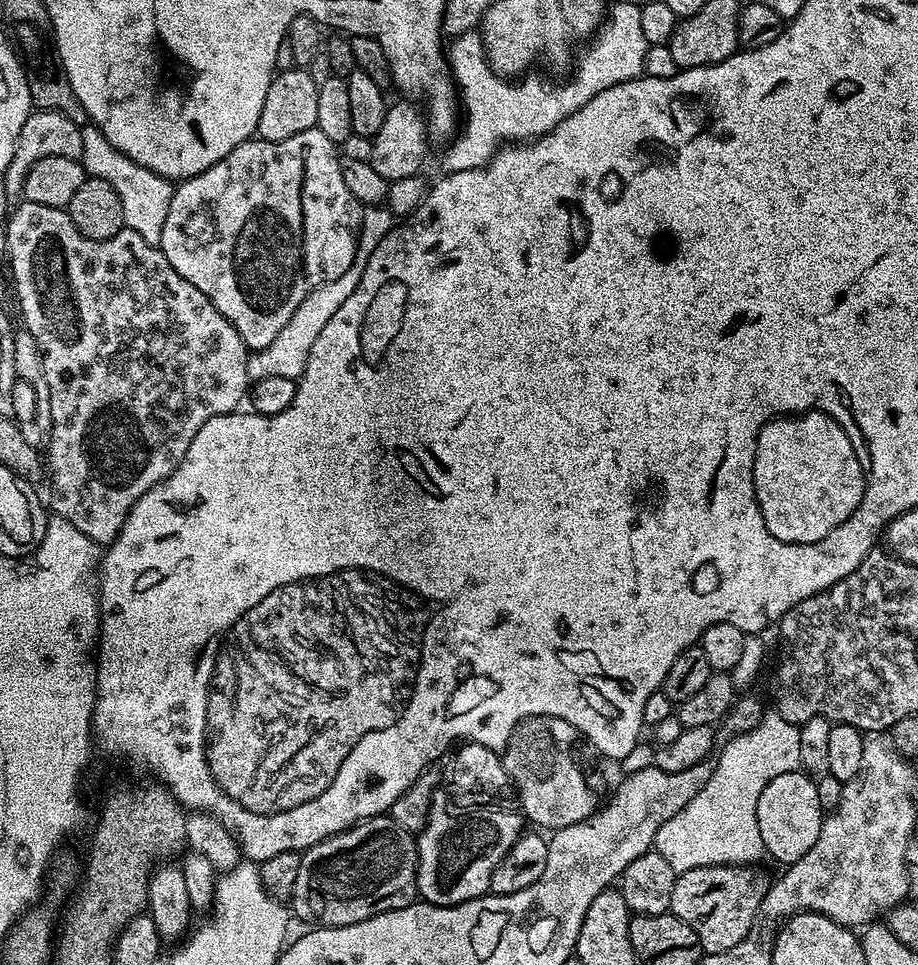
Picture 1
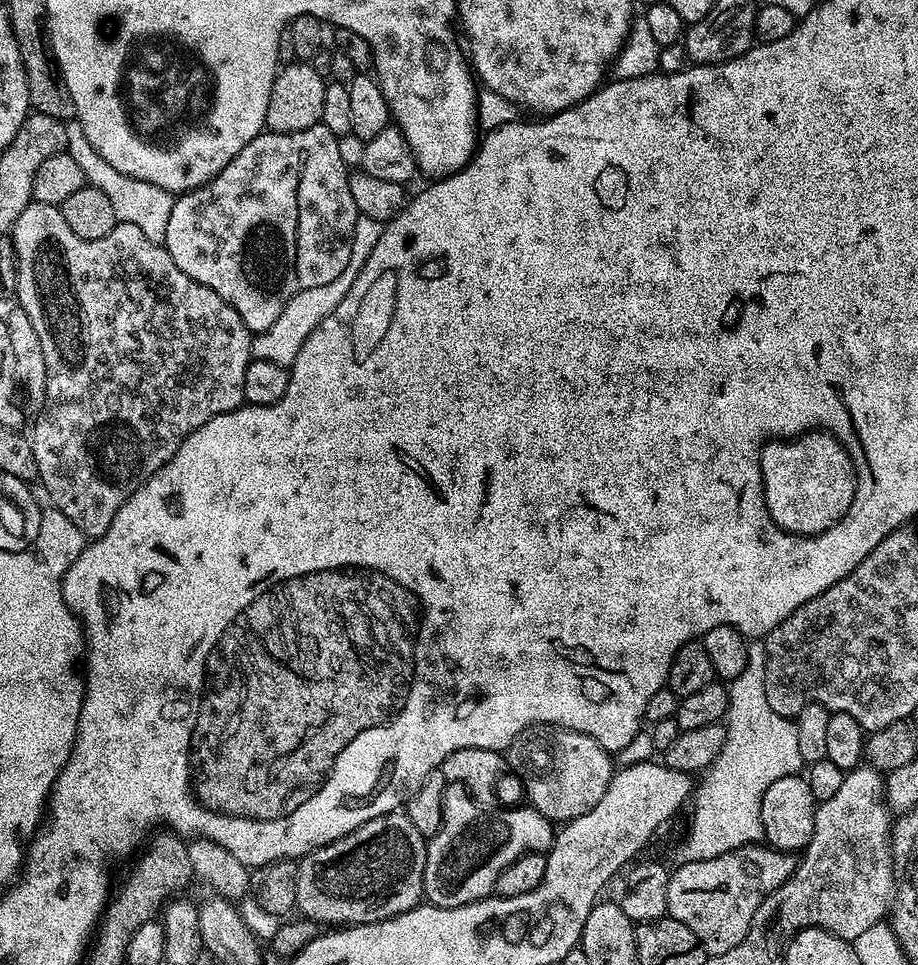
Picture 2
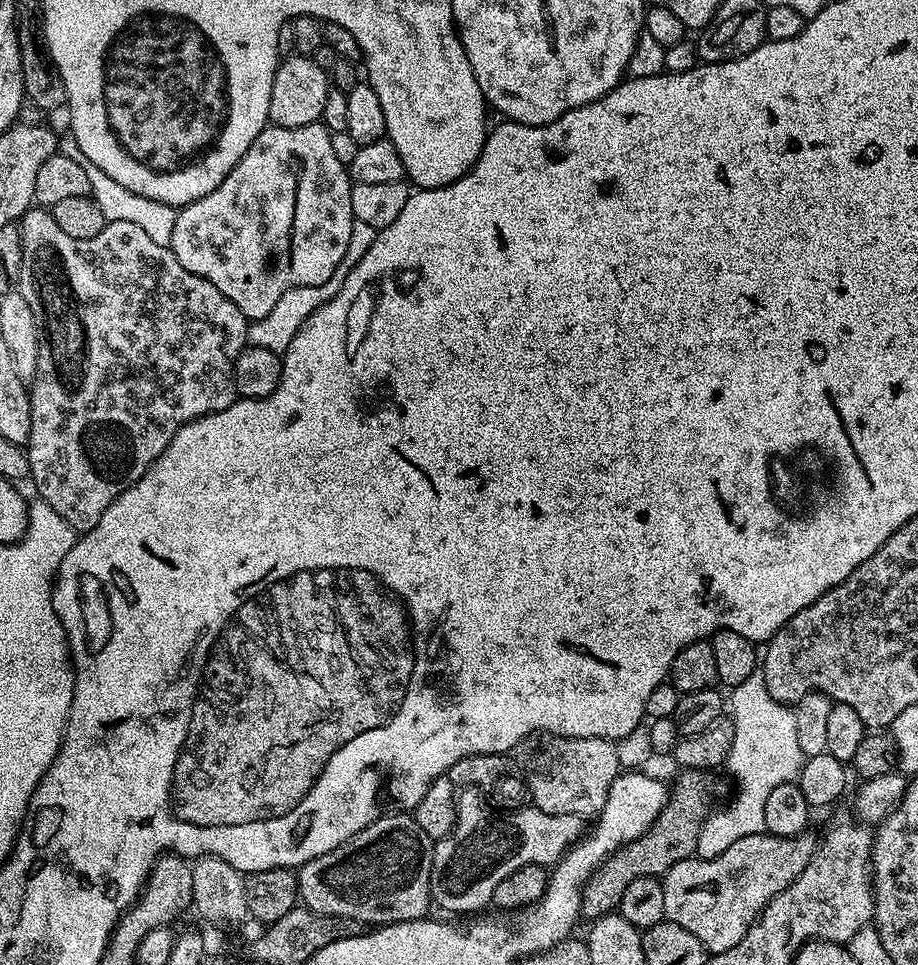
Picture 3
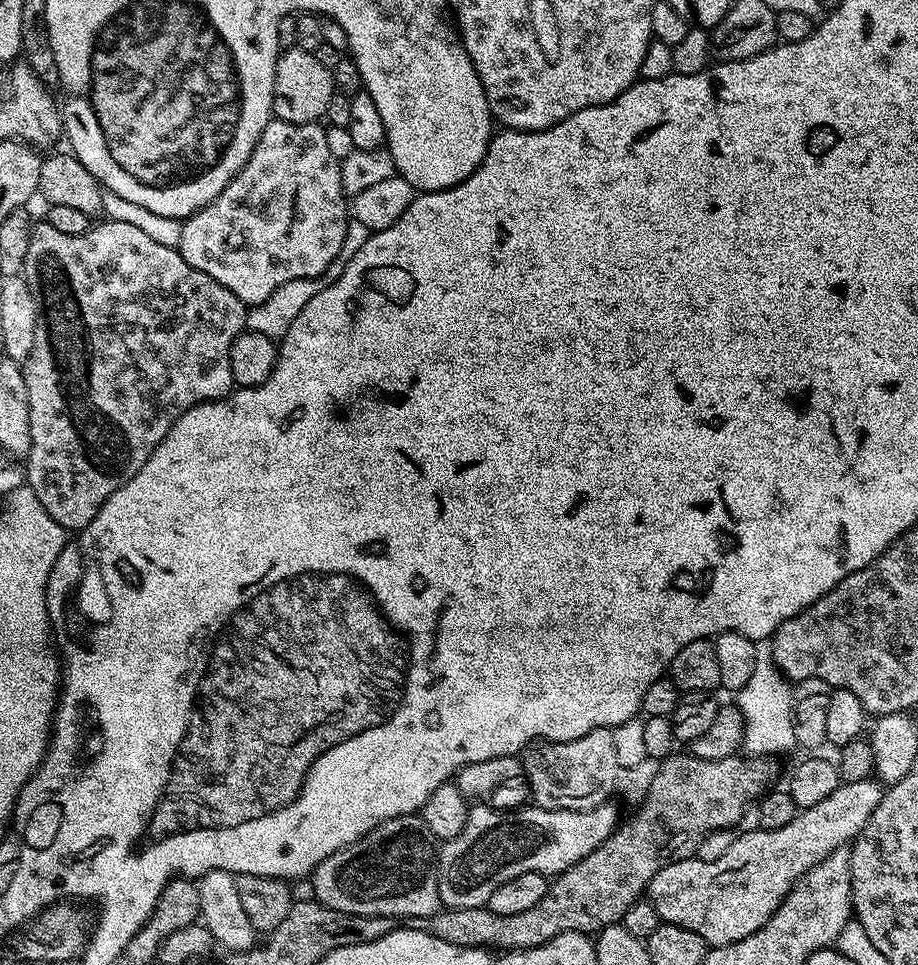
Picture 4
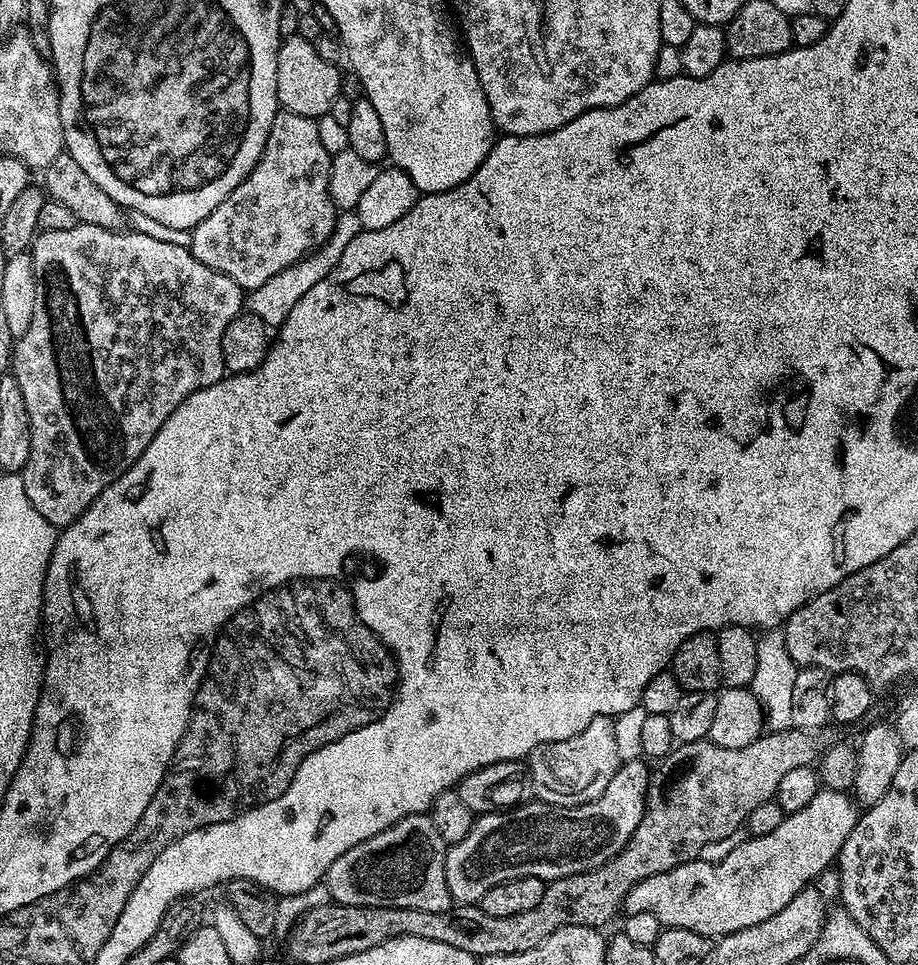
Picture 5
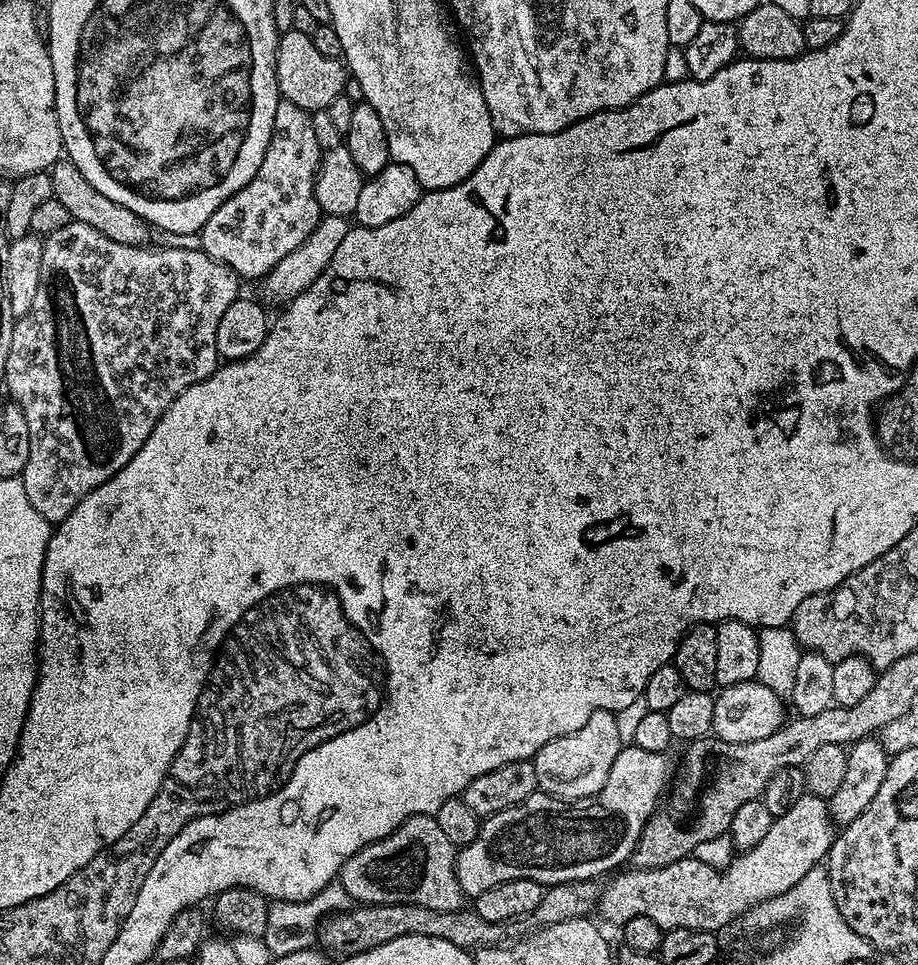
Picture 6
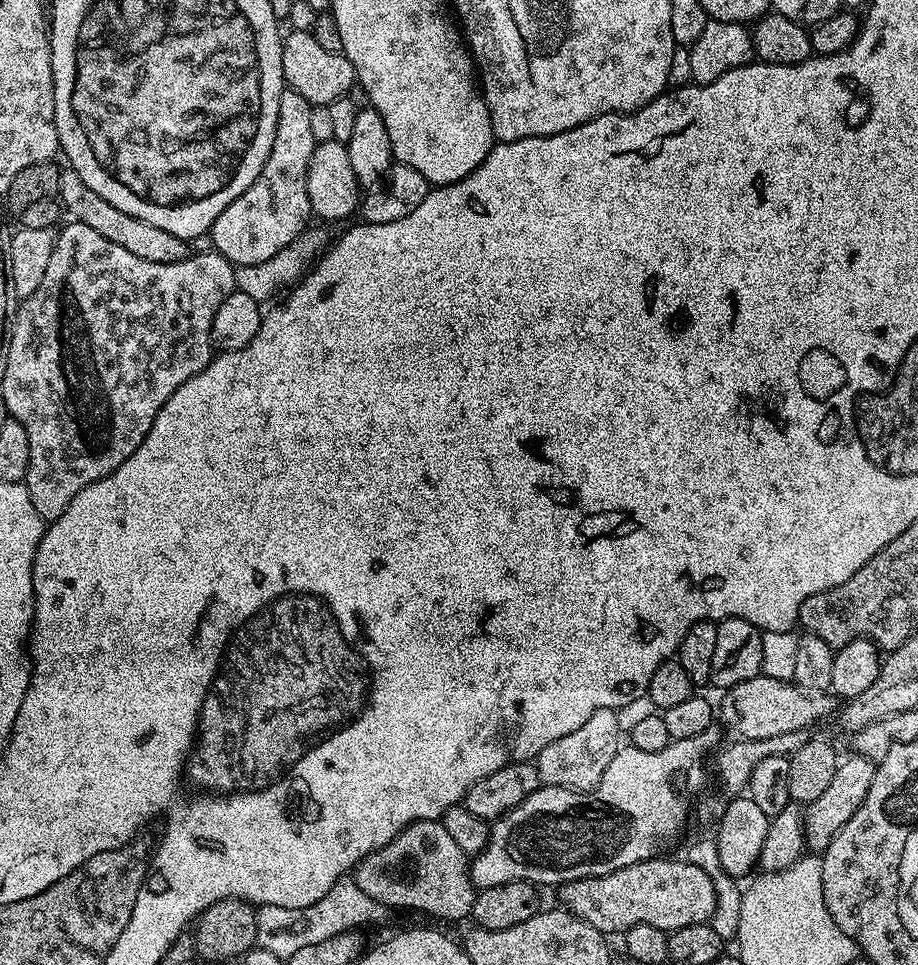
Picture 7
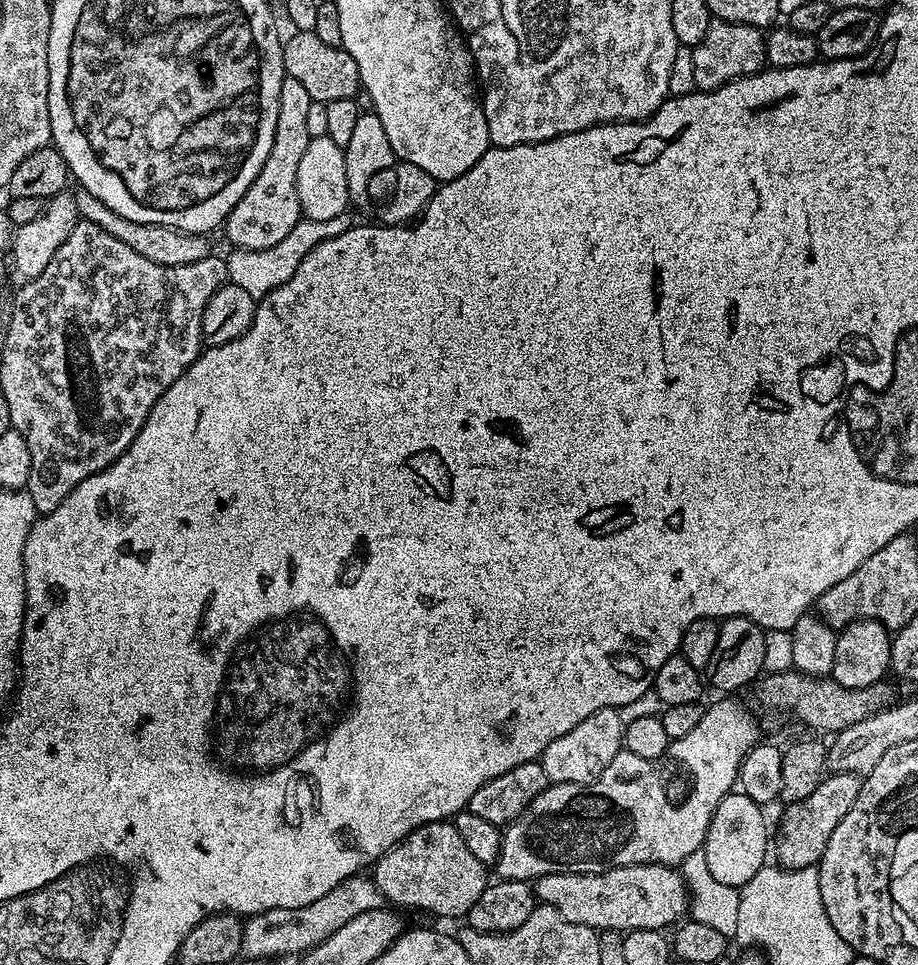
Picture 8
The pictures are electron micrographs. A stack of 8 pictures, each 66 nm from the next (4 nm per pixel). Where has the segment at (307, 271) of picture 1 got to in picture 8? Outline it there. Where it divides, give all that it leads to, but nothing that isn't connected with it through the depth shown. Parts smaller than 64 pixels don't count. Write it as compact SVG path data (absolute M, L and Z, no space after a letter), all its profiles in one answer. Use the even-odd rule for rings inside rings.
M285 75L282 82L282 94L278 94L278 126L274 126L274 146L262 166L262 170L250 182L250 190L238 198L234 210L230 210L222 225L222 232L228 235L233 249L244 248L247 251L266 250L275 246L302 219L298 202L298 162L306 146L312 141L310 130L306 130L306 117L314 103L310 94L303 88L298 78Z

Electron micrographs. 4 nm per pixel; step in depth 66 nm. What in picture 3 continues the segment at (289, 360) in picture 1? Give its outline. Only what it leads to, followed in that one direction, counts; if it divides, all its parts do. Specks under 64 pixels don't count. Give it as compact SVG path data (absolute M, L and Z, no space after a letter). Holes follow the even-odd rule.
M353 220L350 230L350 246L346 250L335 276L318 286L298 286L294 290L286 290L286 294L282 294L282 298L278 298L274 310L270 310L270 314L266 314L266 318L258 318L249 323L248 344L254 348L284 353L290 346L290 342L294 342L294 334L298 334L302 322L306 322L306 318L310 318L310 314L314 314L314 310L322 307L331 296L338 294L346 274L350 274L350 270L360 261L362 254L366 254L366 250L370 250L377 231L374 226L366 226L366 222Z

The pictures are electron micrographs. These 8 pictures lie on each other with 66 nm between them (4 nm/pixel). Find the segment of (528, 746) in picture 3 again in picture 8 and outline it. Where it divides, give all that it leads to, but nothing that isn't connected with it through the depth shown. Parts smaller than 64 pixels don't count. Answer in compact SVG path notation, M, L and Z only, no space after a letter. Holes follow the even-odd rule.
M603 708L590 718L582 718L574 730L562 734L562 738L554 738L550 746L541 754L539 762L542 770L546 770L546 778L553 784L592 784L614 762L614 758L624 747L624 726L619 720L615 708Z

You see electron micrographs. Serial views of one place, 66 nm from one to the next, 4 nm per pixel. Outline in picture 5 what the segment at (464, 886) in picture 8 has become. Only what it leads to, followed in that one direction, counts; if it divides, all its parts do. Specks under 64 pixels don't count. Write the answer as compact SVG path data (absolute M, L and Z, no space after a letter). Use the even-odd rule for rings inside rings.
M431 815L407 816L382 830L382 834L374 834L374 838L366 838L366 842L358 842L358 846L346 850L346 854L342 854L342 858L337 858L334 866L330 866L323 883L328 885L331 899L346 906L406 906L410 910L441 912L454 904L446 886L445 851L444 839L438 830L434 830Z

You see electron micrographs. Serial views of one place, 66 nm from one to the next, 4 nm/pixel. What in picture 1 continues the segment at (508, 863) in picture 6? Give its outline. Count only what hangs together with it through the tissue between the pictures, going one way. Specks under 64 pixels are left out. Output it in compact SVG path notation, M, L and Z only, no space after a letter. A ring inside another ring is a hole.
M437 795L428 815L428 825L416 836L416 891L419 899L430 904L441 904L444 908L485 895L490 886L490 874L494 874L494 866L506 858L510 846L514 846L526 828L525 817L519 811L511 812L508 808L463 808L460 805L463 803L448 804L447 799L447 795Z

